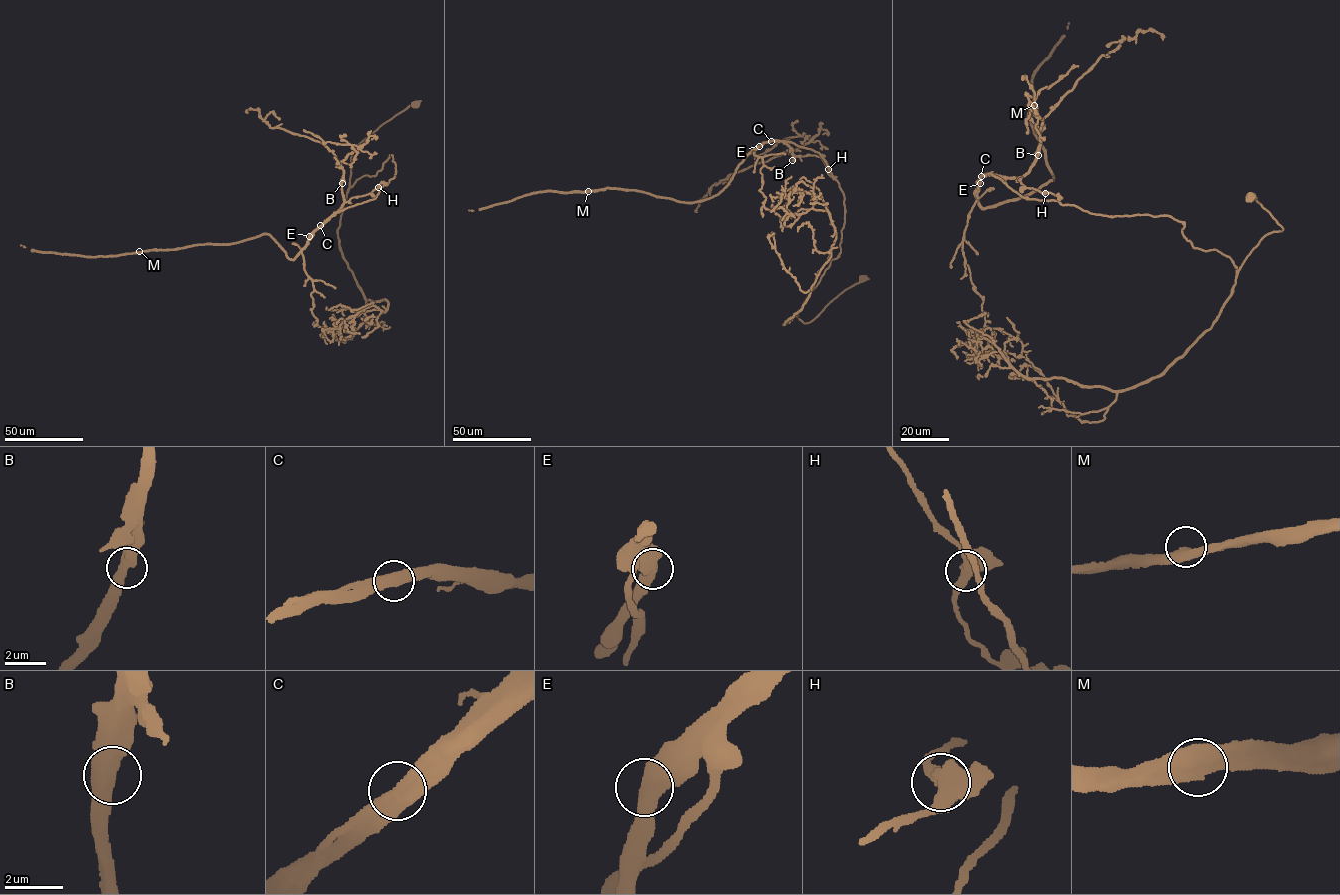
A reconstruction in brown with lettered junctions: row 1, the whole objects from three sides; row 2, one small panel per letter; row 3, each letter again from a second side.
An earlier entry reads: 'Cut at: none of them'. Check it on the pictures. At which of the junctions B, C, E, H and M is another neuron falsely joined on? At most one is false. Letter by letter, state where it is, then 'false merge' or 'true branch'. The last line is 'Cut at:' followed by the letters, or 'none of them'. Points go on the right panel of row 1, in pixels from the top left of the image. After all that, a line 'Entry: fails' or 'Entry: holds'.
B: at (1038, 155); true branch
C: at (981, 176); false merge
E: at (980, 183); true branch
H: at (1045, 193); true branch
M: at (1034, 105); true branch
Cut at: C
Entry: fails

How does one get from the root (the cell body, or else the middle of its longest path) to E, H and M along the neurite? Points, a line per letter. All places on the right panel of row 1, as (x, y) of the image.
E: (1249, 197), (1283, 230), (1238, 270), (1193, 247), (1168, 215), (1028, 198), (990, 172), (980, 183)
H: (1249, 197), (1283, 230), (1238, 270), (1193, 247), (1168, 215), (1093, 214), (1023, 197), (990, 174), (1045, 193)
M: (1249, 197), (1283, 230), (1238, 270), (1168, 215), (1028, 198), (990, 172), (979, 207), (1053, 179), (1034, 105)

